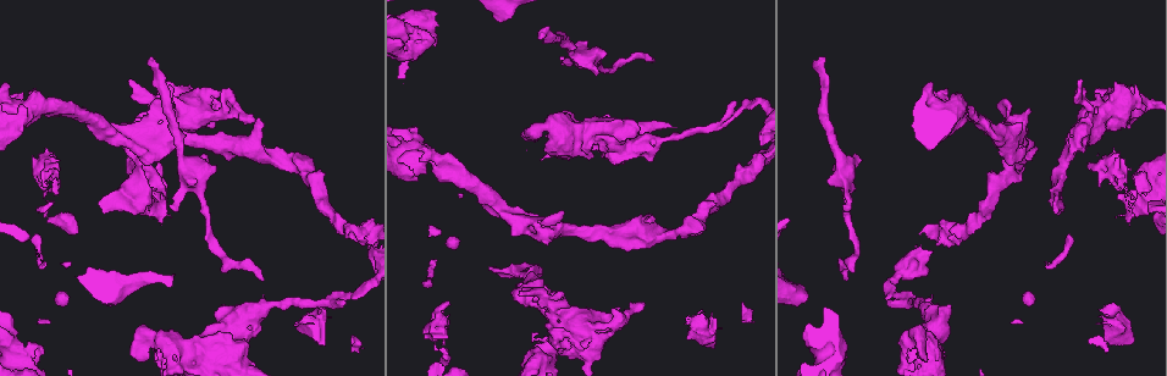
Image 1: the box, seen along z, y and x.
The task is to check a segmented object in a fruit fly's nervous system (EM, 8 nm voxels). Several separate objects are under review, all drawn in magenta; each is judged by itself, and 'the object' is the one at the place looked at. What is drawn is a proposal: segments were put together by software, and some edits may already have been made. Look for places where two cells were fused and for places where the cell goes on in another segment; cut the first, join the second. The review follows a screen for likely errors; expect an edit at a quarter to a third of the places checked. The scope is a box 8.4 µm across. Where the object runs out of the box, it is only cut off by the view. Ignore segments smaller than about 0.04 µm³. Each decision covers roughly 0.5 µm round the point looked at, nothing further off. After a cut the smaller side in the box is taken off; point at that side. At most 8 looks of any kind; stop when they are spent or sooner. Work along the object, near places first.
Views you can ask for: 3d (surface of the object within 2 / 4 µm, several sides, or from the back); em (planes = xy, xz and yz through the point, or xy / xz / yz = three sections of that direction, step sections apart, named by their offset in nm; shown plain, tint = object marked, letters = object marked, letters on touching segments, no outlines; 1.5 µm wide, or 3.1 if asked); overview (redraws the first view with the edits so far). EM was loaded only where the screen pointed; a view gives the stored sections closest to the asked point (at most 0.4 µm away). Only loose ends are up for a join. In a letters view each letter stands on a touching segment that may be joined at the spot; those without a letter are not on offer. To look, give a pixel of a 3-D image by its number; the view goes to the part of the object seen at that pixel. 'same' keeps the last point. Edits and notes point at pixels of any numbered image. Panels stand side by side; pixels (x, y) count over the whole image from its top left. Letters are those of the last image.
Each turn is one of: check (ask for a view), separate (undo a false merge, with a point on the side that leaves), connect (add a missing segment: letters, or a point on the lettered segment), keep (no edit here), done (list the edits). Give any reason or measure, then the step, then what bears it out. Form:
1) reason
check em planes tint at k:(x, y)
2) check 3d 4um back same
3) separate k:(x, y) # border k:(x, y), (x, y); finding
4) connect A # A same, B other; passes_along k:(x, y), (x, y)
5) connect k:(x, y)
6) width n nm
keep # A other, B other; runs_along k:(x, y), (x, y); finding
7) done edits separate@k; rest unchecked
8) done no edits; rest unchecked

an open end
check 3d 4um at 1:(825, 61)

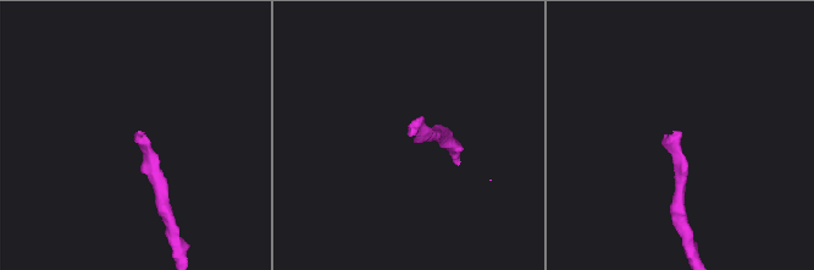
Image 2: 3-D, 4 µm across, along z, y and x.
check em planes plain at 2:(680, 134)

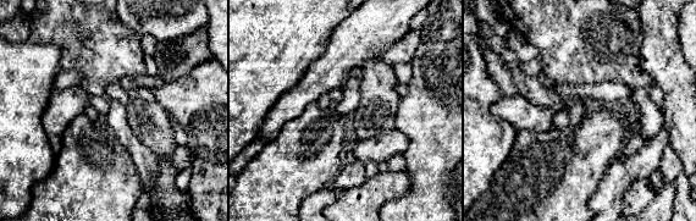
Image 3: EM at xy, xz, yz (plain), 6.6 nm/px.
check em planes letters same

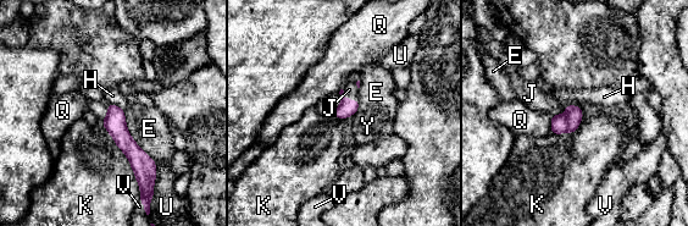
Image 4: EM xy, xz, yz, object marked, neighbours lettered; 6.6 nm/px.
connect J # E other, H other, J same, K other, Q other, U other, V other, Y other; it goes on there

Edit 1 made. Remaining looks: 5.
check overview

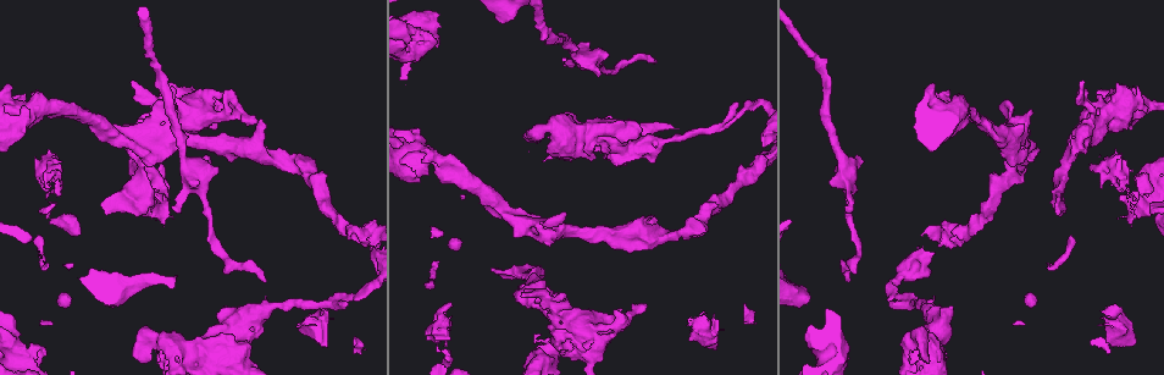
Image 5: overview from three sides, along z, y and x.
thin neck
check em planes letters at 5:(667, 139)

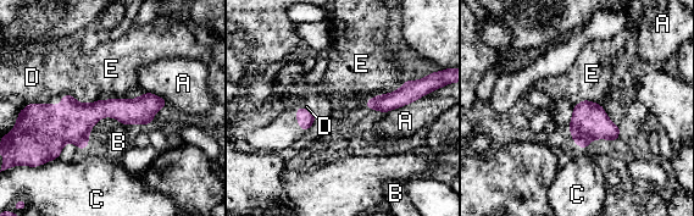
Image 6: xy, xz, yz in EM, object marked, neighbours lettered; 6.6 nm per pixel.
keep # A other, B other, C other, D other, E other; border 6:(110, 98), (101, 100); continuous, no second cell

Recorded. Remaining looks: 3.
free end
check em xy step 4 tint at 5:(225, 92)

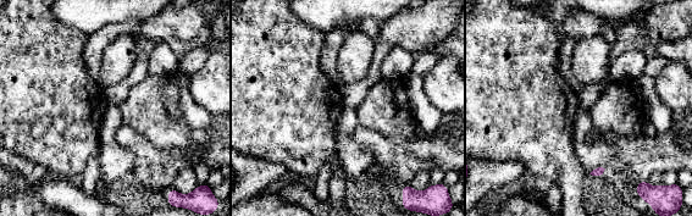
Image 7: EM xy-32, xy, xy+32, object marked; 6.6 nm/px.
check em planes letters same

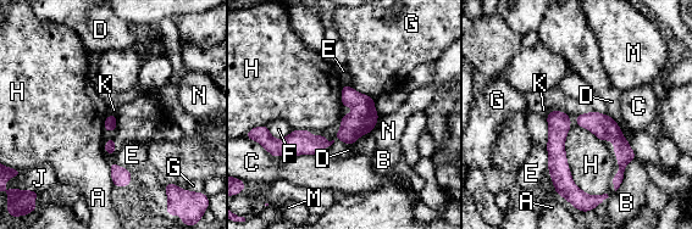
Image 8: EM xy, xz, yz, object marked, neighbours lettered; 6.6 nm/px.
keep # A other, B other, C other, D other, E other, F other, G other, H other, J other, K other, M other, N other; runs_along 8:(370, 101), (331, 143), (277, 144); none of them fits

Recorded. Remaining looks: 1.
done edits connect@4; rest unchecked

